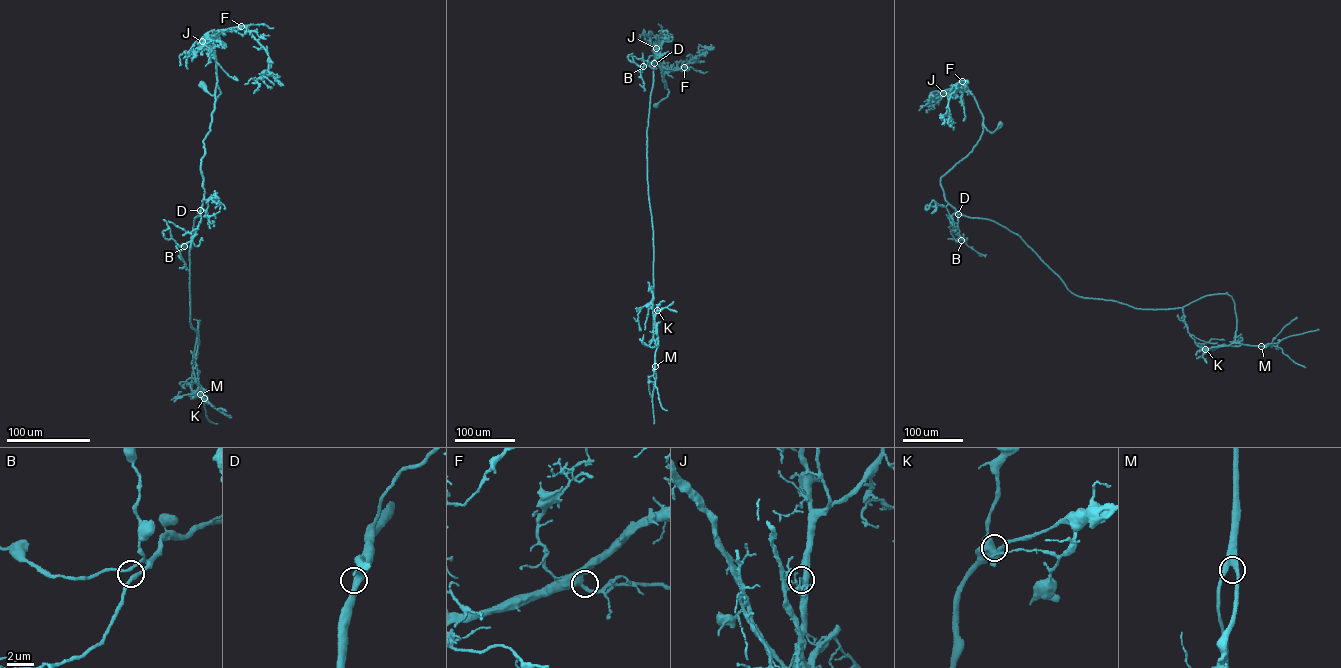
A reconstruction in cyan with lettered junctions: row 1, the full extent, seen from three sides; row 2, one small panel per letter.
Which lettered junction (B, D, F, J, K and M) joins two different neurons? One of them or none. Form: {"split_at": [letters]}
{"split_at": ["J"]}

